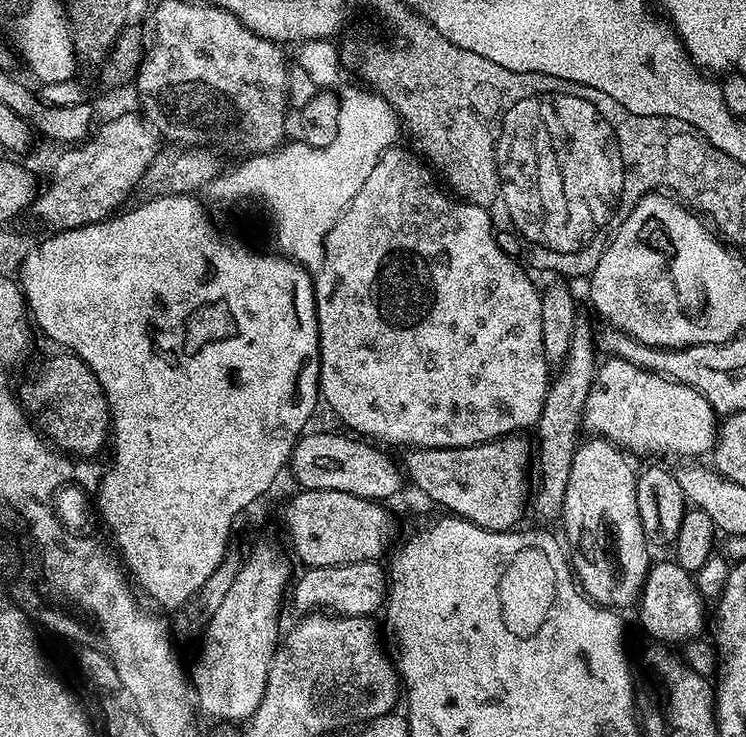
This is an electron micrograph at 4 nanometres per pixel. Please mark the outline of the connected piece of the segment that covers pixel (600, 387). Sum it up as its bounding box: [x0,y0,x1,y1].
[582,360,718,458]

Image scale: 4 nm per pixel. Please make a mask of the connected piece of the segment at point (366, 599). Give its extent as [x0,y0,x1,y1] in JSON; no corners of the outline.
[290,560,388,617]

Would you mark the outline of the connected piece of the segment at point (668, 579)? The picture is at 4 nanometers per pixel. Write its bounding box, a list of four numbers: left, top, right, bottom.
[638,559,705,642]

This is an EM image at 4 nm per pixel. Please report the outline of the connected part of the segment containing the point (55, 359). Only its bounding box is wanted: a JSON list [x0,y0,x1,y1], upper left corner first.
[16,352,111,458]

